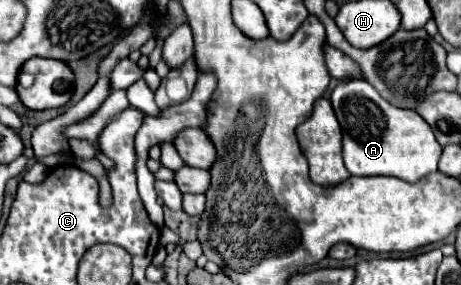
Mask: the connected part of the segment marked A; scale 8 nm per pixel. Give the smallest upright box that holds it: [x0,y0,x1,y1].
[331,81,443,183]

